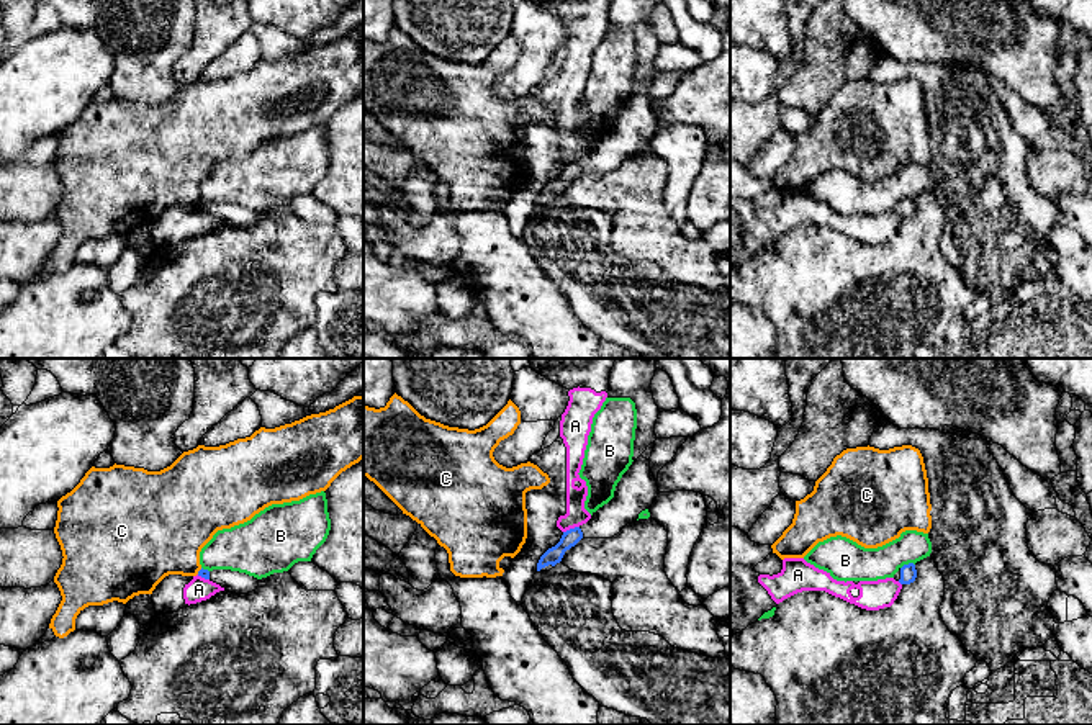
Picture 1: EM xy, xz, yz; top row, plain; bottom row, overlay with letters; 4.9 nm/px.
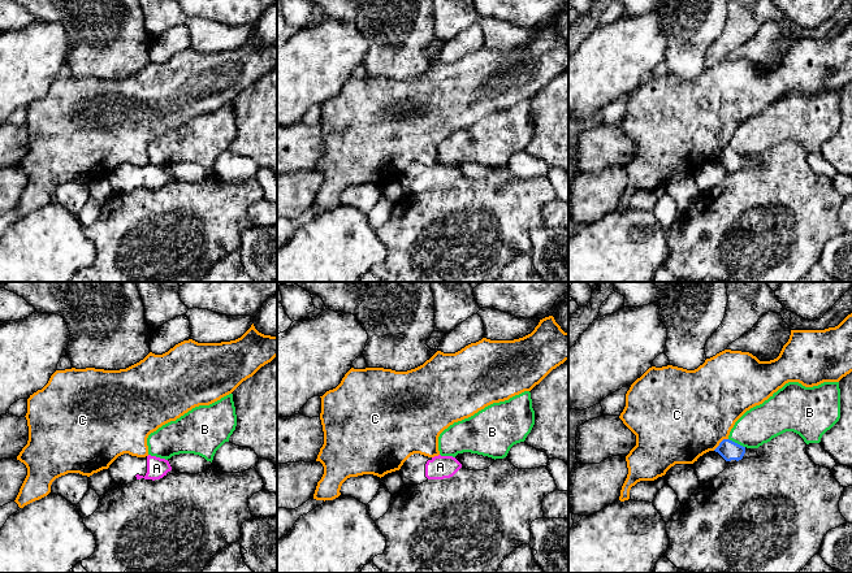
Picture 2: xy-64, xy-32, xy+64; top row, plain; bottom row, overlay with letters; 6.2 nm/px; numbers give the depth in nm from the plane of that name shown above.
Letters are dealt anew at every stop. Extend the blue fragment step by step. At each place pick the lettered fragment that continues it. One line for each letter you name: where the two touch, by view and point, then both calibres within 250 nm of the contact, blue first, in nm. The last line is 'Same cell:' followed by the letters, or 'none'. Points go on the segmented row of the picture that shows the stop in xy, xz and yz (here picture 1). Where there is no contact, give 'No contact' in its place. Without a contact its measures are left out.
Same cell: none

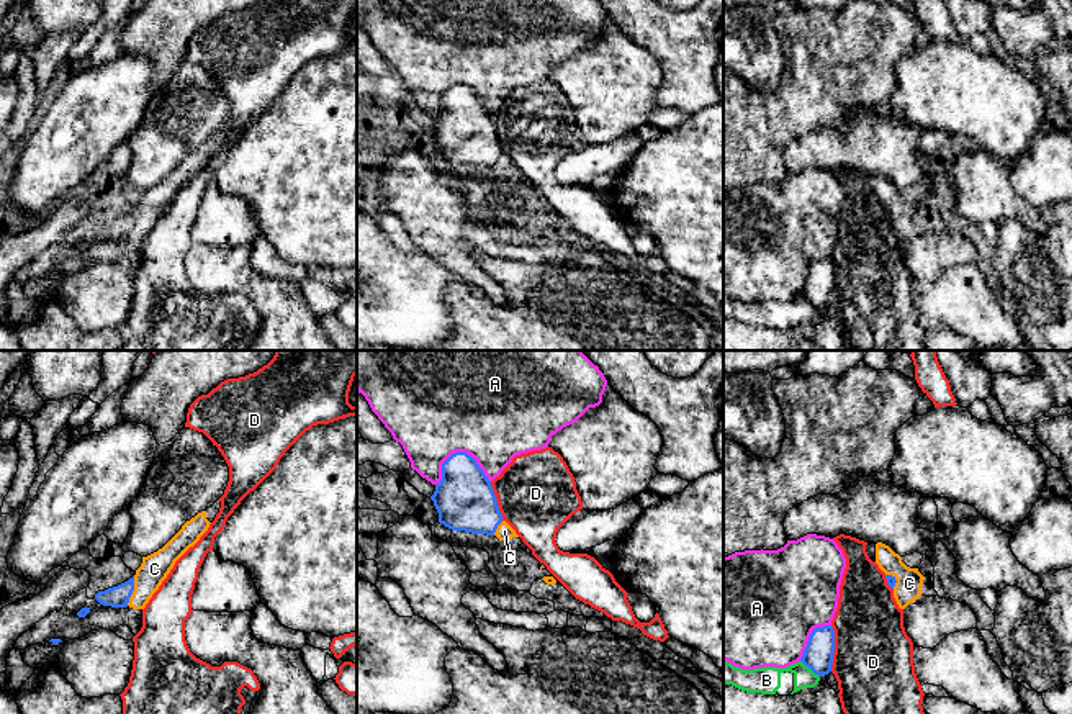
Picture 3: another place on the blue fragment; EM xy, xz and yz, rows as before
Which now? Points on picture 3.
C: Touches blue at xy (133, 590). Thickness 110 nm (blue) against 140 nm
Same cell: C

